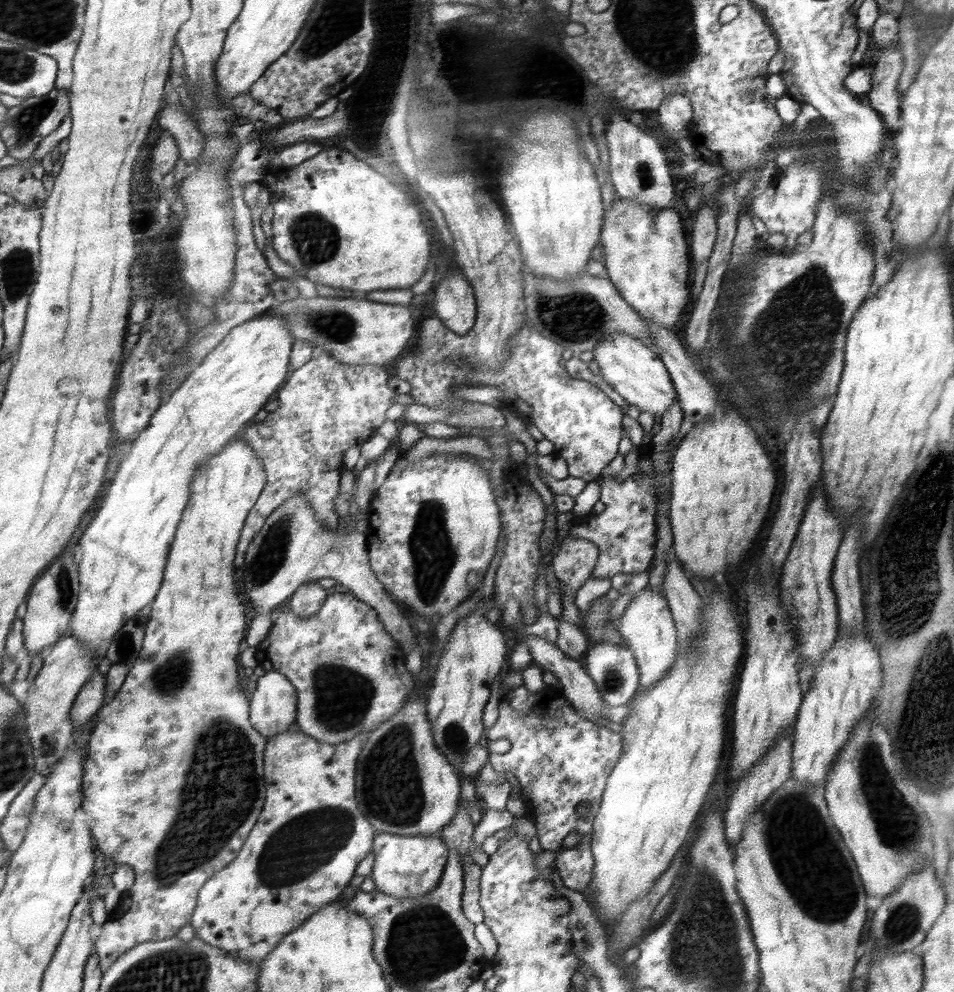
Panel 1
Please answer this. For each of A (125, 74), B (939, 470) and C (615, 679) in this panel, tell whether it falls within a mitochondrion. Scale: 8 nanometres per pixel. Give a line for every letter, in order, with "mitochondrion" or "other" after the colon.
A: other
B: mitochondrion
C: mitochondrion

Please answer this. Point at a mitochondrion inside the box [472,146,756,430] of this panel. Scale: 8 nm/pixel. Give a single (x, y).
(579, 317)

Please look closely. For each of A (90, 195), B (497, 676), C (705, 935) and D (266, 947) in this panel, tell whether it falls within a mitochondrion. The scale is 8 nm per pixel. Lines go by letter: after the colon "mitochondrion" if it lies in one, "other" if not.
A: other
B: other
C: mitochondrion
D: other

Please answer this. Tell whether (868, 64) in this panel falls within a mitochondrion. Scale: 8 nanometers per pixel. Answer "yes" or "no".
no

